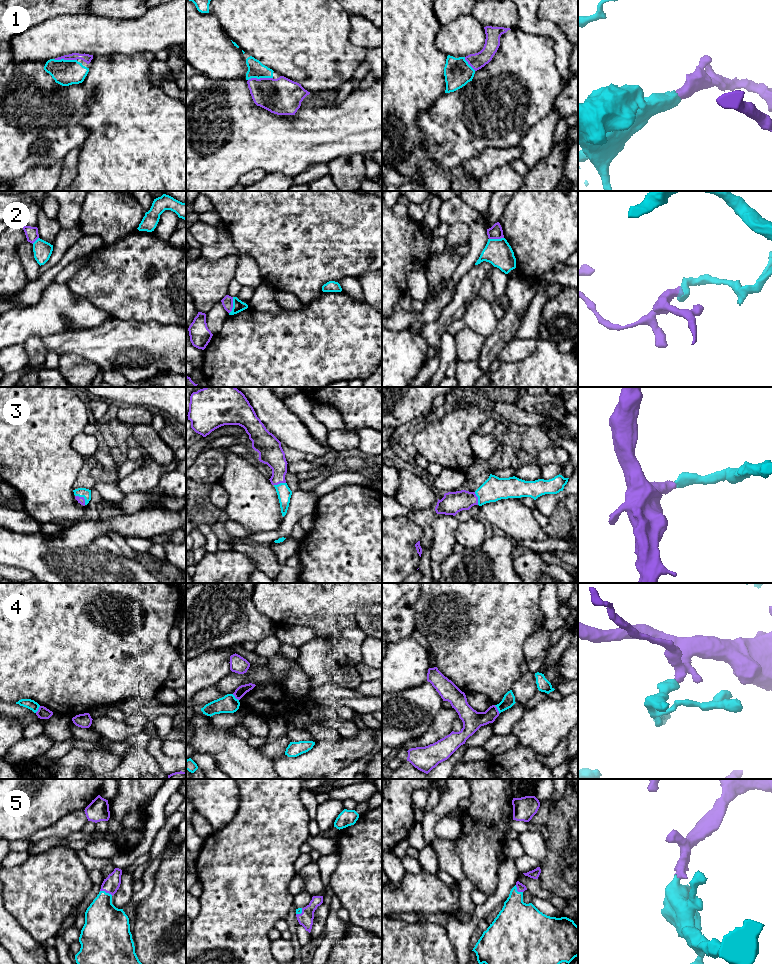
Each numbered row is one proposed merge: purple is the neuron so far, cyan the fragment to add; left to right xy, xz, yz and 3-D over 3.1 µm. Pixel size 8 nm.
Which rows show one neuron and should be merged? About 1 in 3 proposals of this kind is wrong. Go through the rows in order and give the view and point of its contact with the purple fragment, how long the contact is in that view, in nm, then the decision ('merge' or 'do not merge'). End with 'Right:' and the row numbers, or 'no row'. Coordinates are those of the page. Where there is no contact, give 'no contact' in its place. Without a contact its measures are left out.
1: contact xz (260, 78); length 200 nm; merge
2: contact xz (232, 305); length 140 nm; do not merge
3: contact xy (82, 497); length 120 nm; merge
4: contact yz (497, 709); length 80 nm; do not merge
5: contact xy (106, 892); length 110 nm; merge
Right: 1, 3, 5

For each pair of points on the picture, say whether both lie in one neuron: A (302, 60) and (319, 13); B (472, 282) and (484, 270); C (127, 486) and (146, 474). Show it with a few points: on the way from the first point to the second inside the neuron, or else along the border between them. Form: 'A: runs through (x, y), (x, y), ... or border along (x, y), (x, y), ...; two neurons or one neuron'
A: runs through (307, 48), (307, 25); one neuron
B: runs through (475, 279), (481, 273); one neuron
C: runs through (132, 483), (141, 479); one neuron

